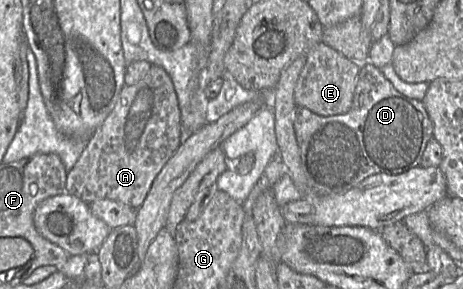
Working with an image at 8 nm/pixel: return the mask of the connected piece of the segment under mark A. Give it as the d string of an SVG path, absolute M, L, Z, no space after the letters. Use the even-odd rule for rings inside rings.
M151 65L147 74L136 84L123 87L115 107L93 132L79 159L67 172L65 192L88 204L109 199L137 210L143 204L154 179L180 144L180 110L173 82L162 67Z

